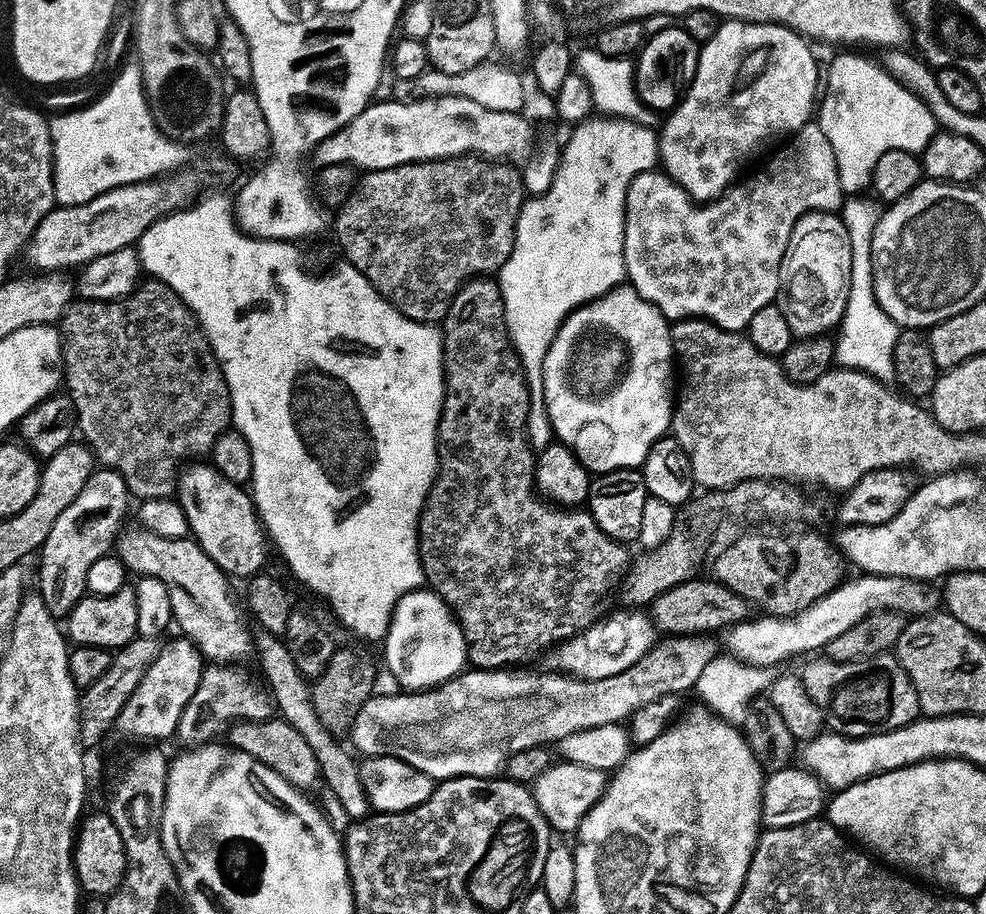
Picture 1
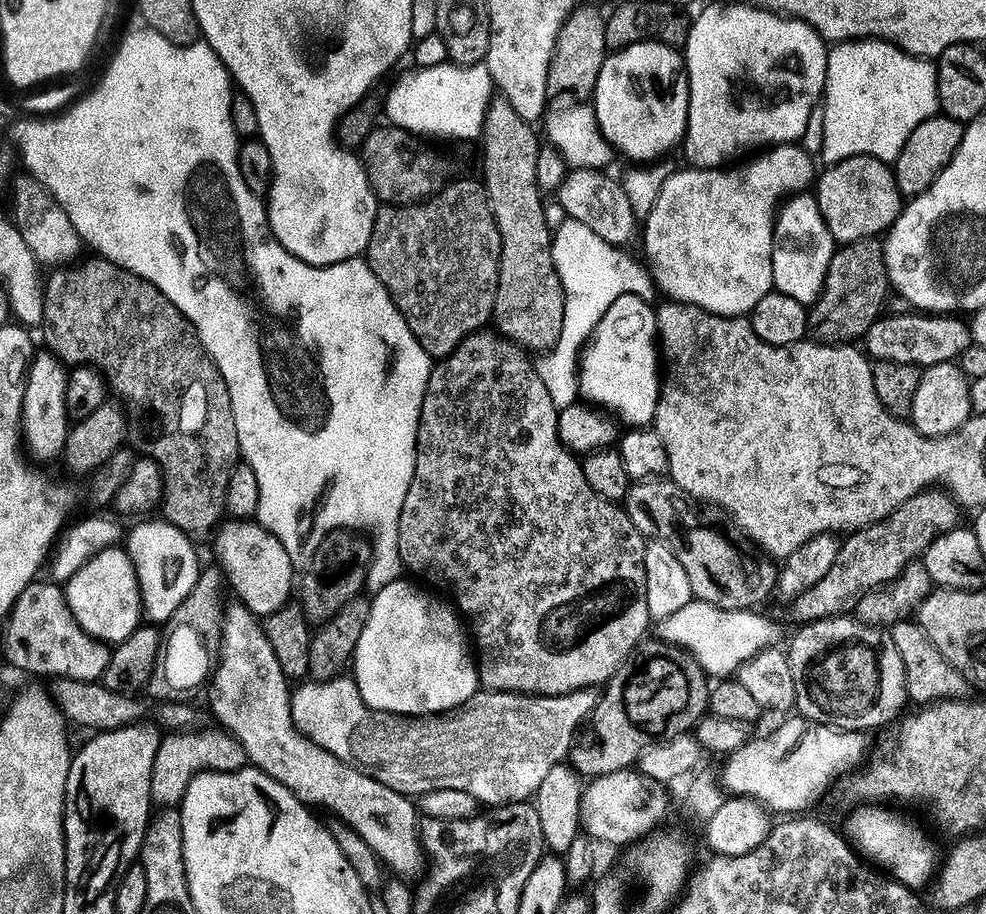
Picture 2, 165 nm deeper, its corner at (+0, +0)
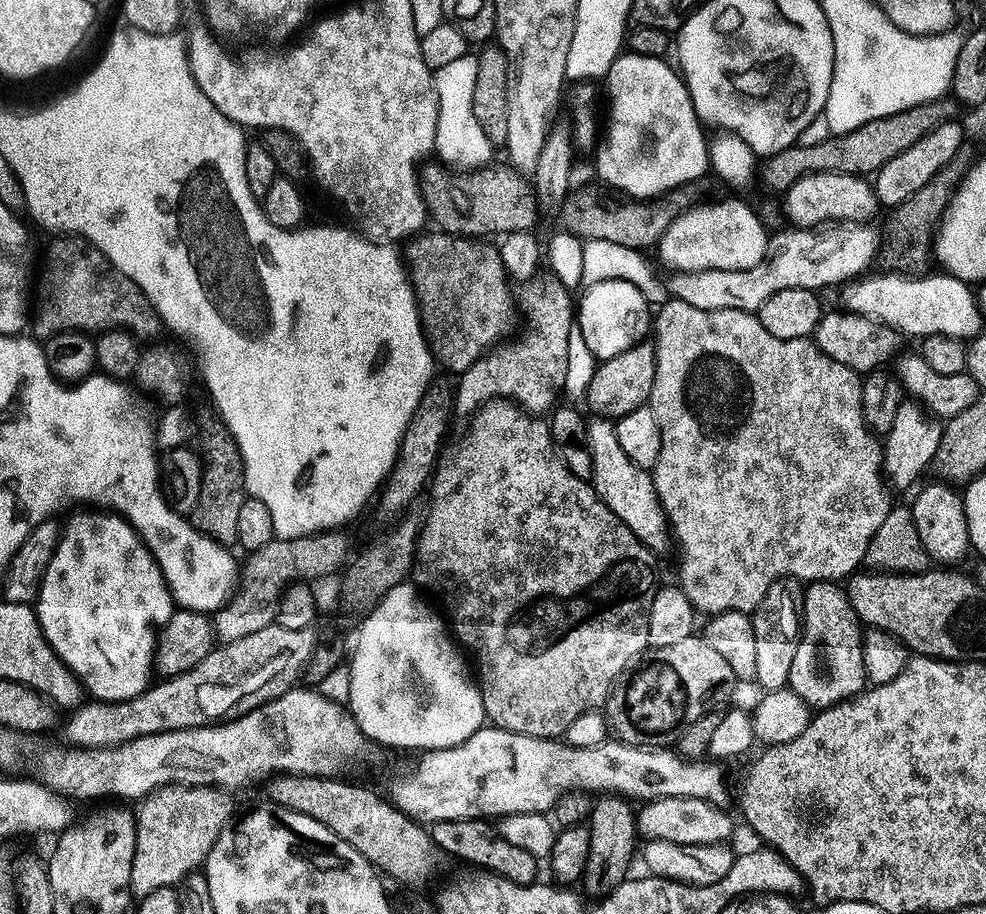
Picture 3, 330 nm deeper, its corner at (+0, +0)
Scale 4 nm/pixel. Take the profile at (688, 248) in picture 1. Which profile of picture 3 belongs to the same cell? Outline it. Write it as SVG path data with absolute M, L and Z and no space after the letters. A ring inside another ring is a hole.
M715 200L696 204L662 234L658 243L660 256L677 273L711 268L742 270L757 264L767 252L770 236L764 233L764 224L754 209L740 200Z

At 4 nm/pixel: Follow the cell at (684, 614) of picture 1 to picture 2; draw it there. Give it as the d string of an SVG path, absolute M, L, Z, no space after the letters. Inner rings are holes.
M933 486L914 494L914 498L906 498L906 502L902 502L902 506L898 506L886 518L845 535L830 570L826 570L826 574L819 582L814 582L814 586L791 597L795 623L802 625L815 620L828 620L843 612L852 612L856 607L859 609L873 593L898 579L906 565L919 561L926 546L930 546L938 534L946 534L951 528L957 527L961 523L960 512L962 508L955 496Z

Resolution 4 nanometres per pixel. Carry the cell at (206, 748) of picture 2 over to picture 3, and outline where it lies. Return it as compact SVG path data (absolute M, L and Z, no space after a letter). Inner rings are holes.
M167 784L164 788L155 788L139 801L140 812L136 818L136 849L134 866L130 870L132 895L139 898L159 888L171 888L179 885L184 877L197 871L210 854L214 842L220 837L223 828L227 828L232 816L232 800L227 791L215 786L193 786L191 784Z

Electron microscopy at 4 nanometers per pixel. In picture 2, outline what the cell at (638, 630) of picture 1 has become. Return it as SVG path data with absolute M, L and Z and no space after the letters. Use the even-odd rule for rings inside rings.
M695 598L663 621L659 628L661 639L672 639L674 644L691 652L705 675L714 680L735 675L741 665L763 649L783 647L788 640L788 630L762 615L762 612L755 609L722 610Z

